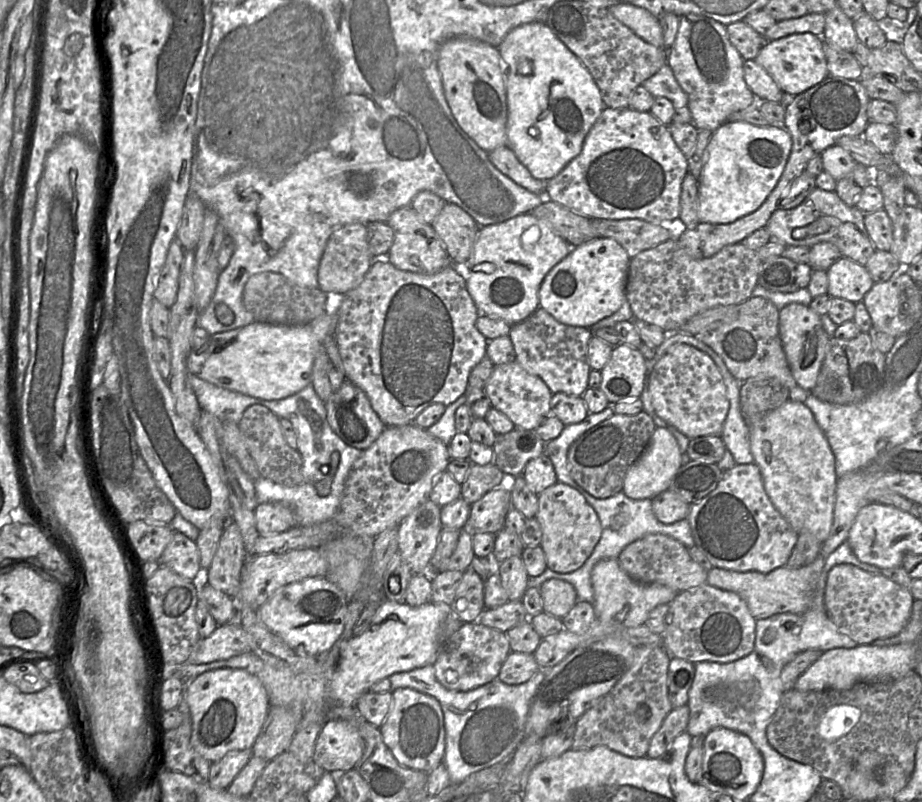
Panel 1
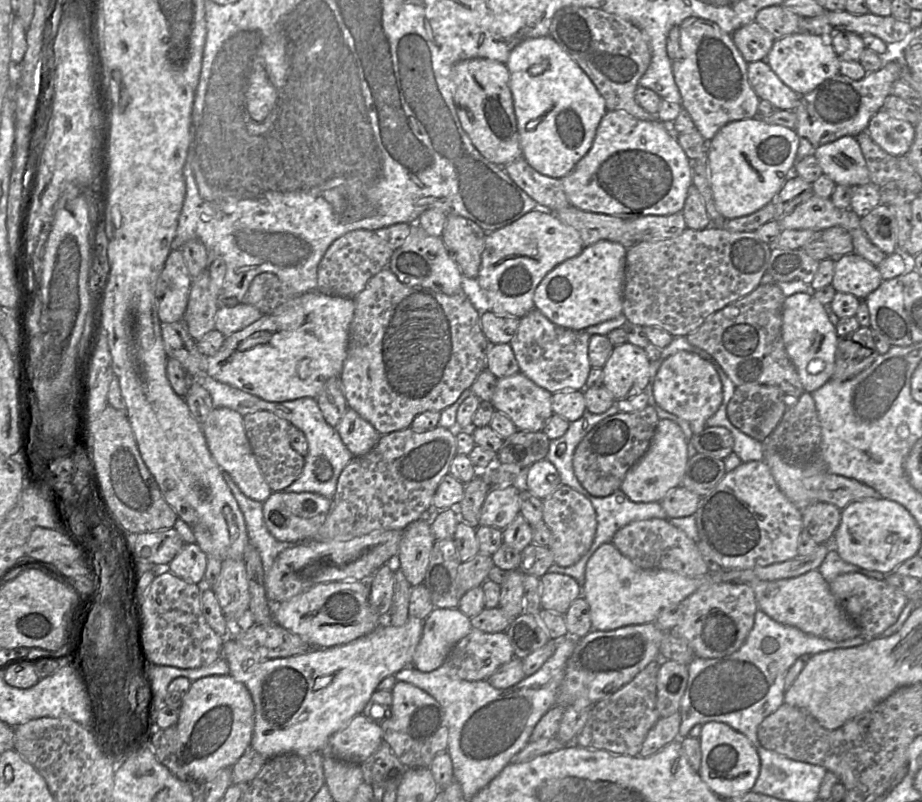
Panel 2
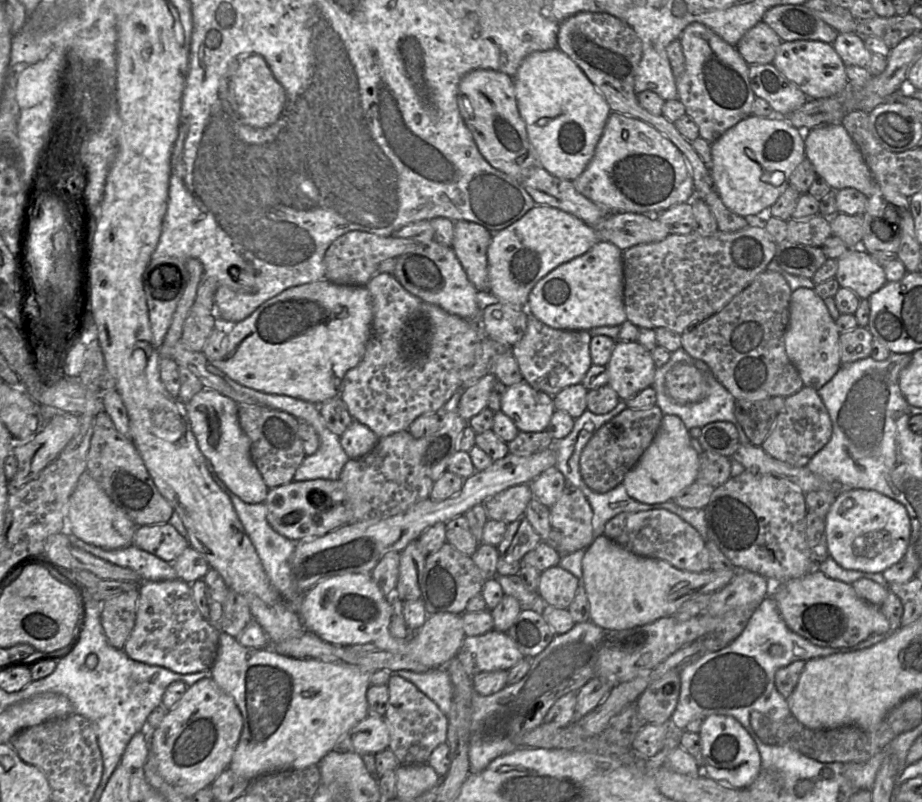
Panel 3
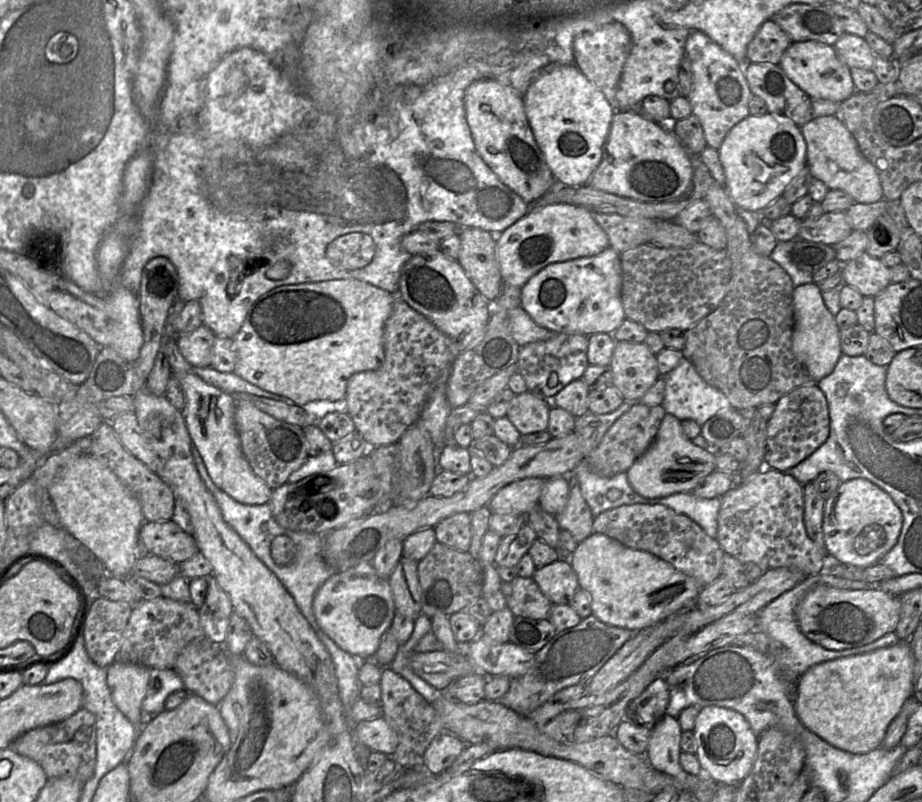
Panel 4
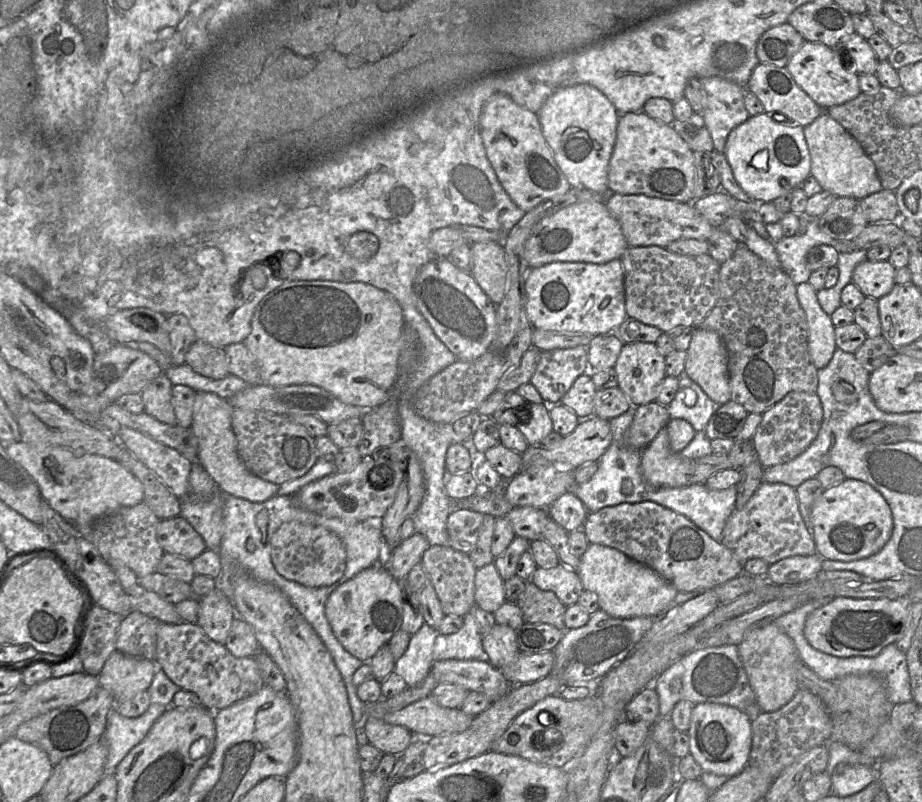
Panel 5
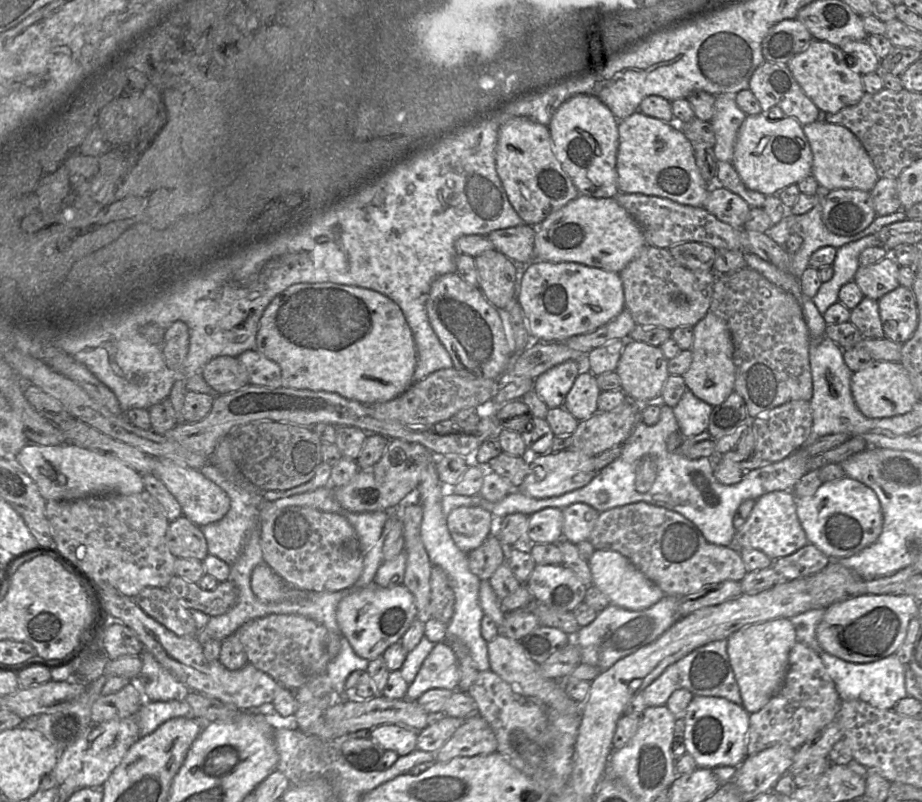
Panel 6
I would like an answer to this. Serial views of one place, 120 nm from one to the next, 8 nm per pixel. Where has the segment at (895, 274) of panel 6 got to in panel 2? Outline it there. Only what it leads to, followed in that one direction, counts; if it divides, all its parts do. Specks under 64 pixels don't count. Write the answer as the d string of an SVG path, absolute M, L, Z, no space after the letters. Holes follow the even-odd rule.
M856 253L833 259L832 286L836 292L853 294L865 300L883 282L878 267Z

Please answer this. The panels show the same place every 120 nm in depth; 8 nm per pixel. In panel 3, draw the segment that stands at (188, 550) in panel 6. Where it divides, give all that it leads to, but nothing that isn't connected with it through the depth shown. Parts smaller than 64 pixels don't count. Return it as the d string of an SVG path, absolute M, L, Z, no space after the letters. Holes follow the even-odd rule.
M169 522L137 527L133 545L172 564L190 546Z

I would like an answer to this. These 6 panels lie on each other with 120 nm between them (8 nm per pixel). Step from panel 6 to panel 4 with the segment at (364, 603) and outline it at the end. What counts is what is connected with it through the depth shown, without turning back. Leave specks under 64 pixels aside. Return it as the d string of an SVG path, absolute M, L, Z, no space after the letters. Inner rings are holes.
M361 563L329 577L315 594L313 611L322 631L359 661L374 658L380 640L390 629L396 614L389 581L381 577L371 563Z

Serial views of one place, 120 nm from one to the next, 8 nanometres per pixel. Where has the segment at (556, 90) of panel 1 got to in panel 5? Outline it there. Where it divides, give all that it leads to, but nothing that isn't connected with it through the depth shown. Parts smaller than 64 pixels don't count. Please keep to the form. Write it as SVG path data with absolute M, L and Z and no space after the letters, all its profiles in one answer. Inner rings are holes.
M589 84L567 86L551 95L537 115L543 136L571 187L607 194L607 196L608 193L614 193L608 190L608 167L616 141L619 112L609 99Z

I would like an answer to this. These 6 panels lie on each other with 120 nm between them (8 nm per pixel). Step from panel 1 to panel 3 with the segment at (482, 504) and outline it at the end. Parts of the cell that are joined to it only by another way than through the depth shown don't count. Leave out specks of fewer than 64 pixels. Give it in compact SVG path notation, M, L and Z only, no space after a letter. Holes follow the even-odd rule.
M530 484L511 486L484 502L488 519L510 524L521 516L533 498Z

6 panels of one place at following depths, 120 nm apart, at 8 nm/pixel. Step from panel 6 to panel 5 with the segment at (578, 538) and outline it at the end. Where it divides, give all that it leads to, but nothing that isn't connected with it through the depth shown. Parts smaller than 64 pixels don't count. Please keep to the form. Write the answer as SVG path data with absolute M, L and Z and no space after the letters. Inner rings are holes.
M567 491L548 508L549 517L568 533L582 529L588 510L572 491Z

